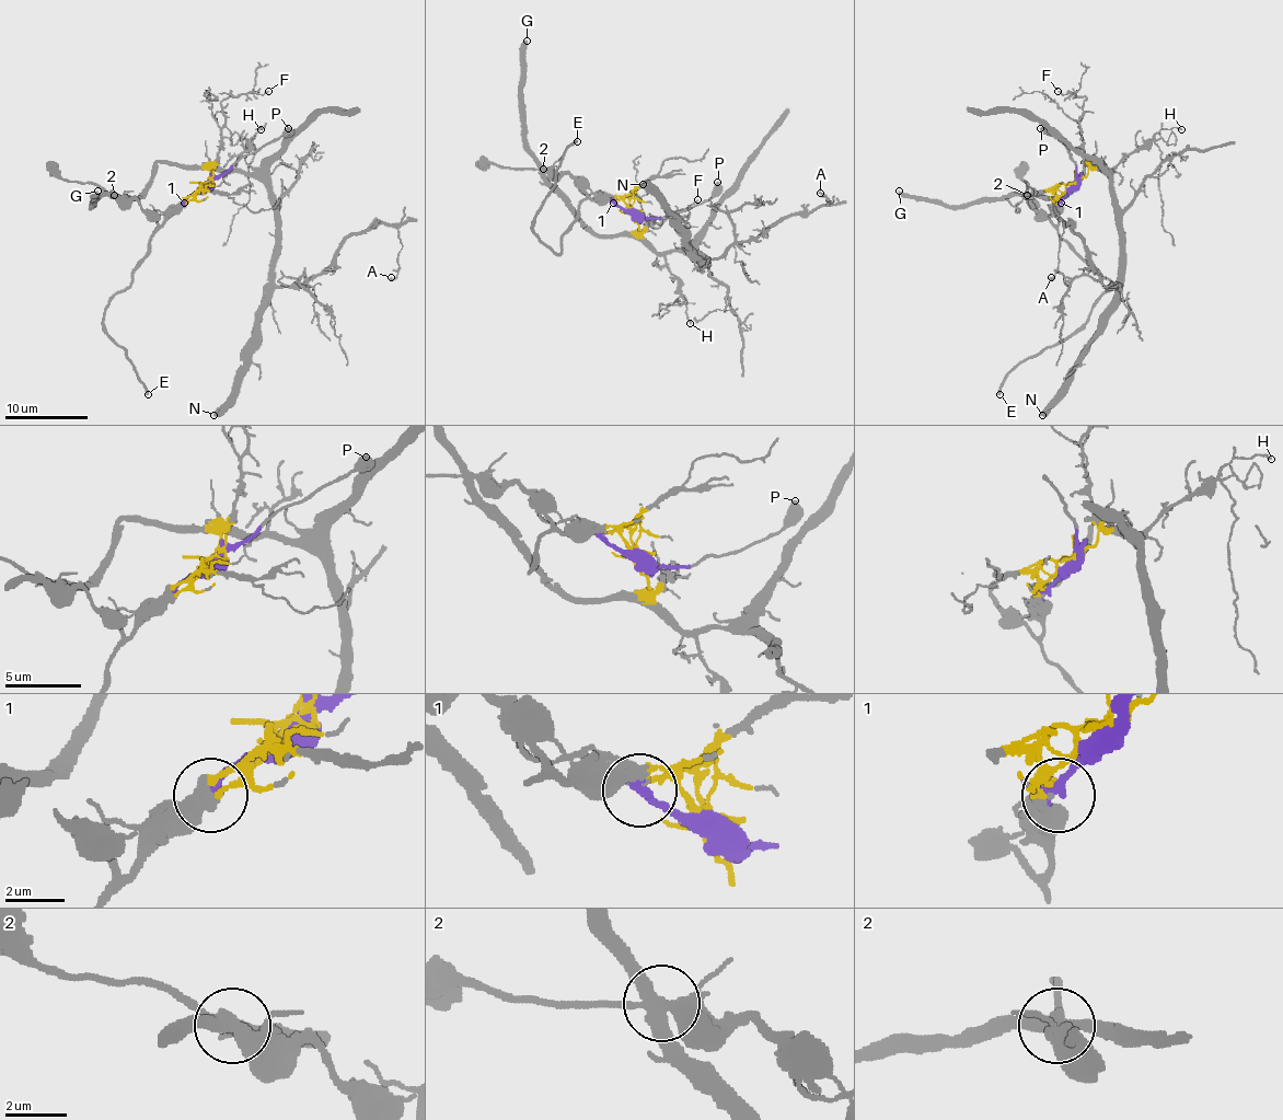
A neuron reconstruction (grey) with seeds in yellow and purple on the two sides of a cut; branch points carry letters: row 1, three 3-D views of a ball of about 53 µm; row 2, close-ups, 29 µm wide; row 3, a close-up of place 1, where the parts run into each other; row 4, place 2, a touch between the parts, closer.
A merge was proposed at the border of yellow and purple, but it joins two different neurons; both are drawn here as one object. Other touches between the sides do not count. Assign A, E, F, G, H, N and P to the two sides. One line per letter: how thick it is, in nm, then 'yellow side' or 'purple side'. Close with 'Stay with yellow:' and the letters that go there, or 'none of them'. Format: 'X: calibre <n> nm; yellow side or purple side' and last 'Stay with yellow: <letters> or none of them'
A: calibre 140 nm; yellow side
E: calibre 220 nm; purple side
F: calibre 90 nm; yellow side
G: calibre 400 nm; yellow side
H: calibre 140 nm; yellow side
N: calibre 400 nm; yellow side
P: calibre 500 nm; purple side
Stay with yellow: A, F, G, H, N

